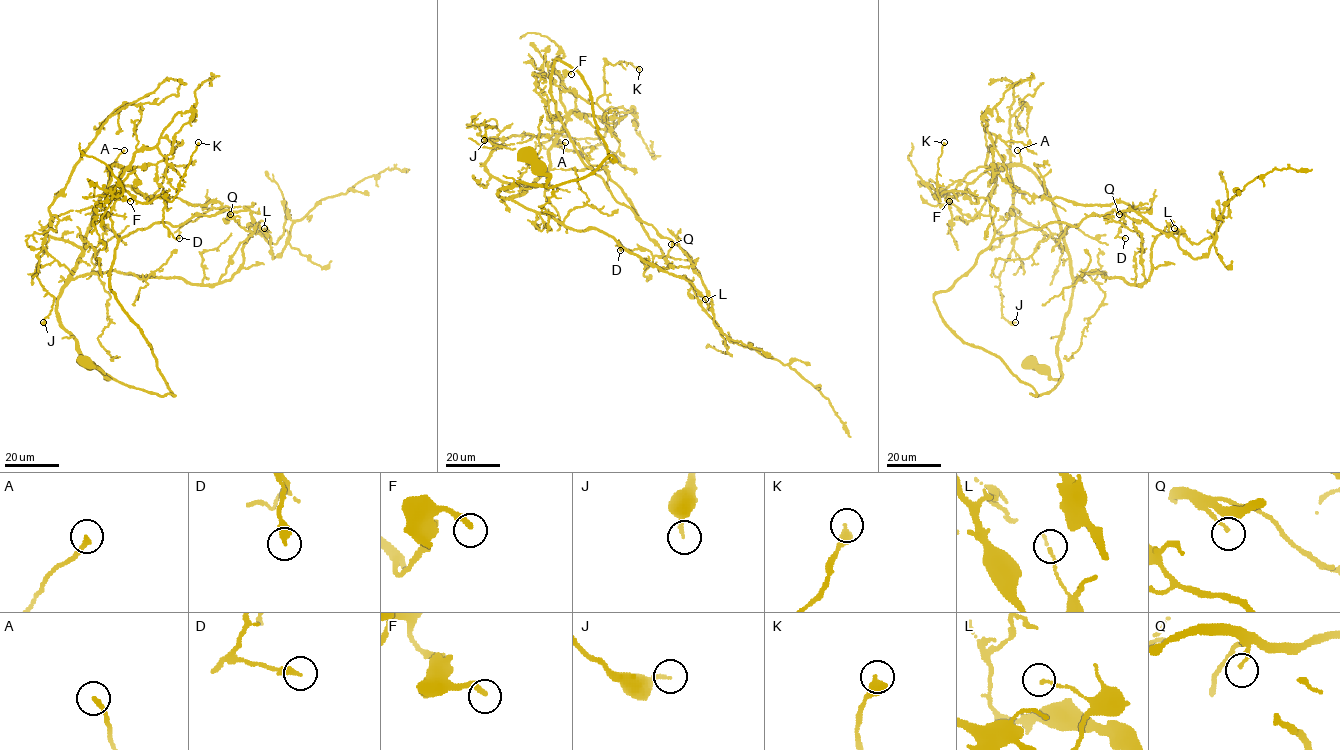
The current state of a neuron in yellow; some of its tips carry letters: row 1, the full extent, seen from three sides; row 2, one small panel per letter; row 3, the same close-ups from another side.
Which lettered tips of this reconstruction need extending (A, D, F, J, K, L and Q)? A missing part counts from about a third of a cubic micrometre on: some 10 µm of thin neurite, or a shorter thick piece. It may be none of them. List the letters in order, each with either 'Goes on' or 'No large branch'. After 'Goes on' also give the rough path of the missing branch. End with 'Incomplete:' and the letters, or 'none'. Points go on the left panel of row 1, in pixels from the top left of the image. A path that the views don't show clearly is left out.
A: No large branch
D: No large branch
F: No large branch
J: No large branch
K: No large branch
L: No large branch
Q: No large branch
Incomplete: none

